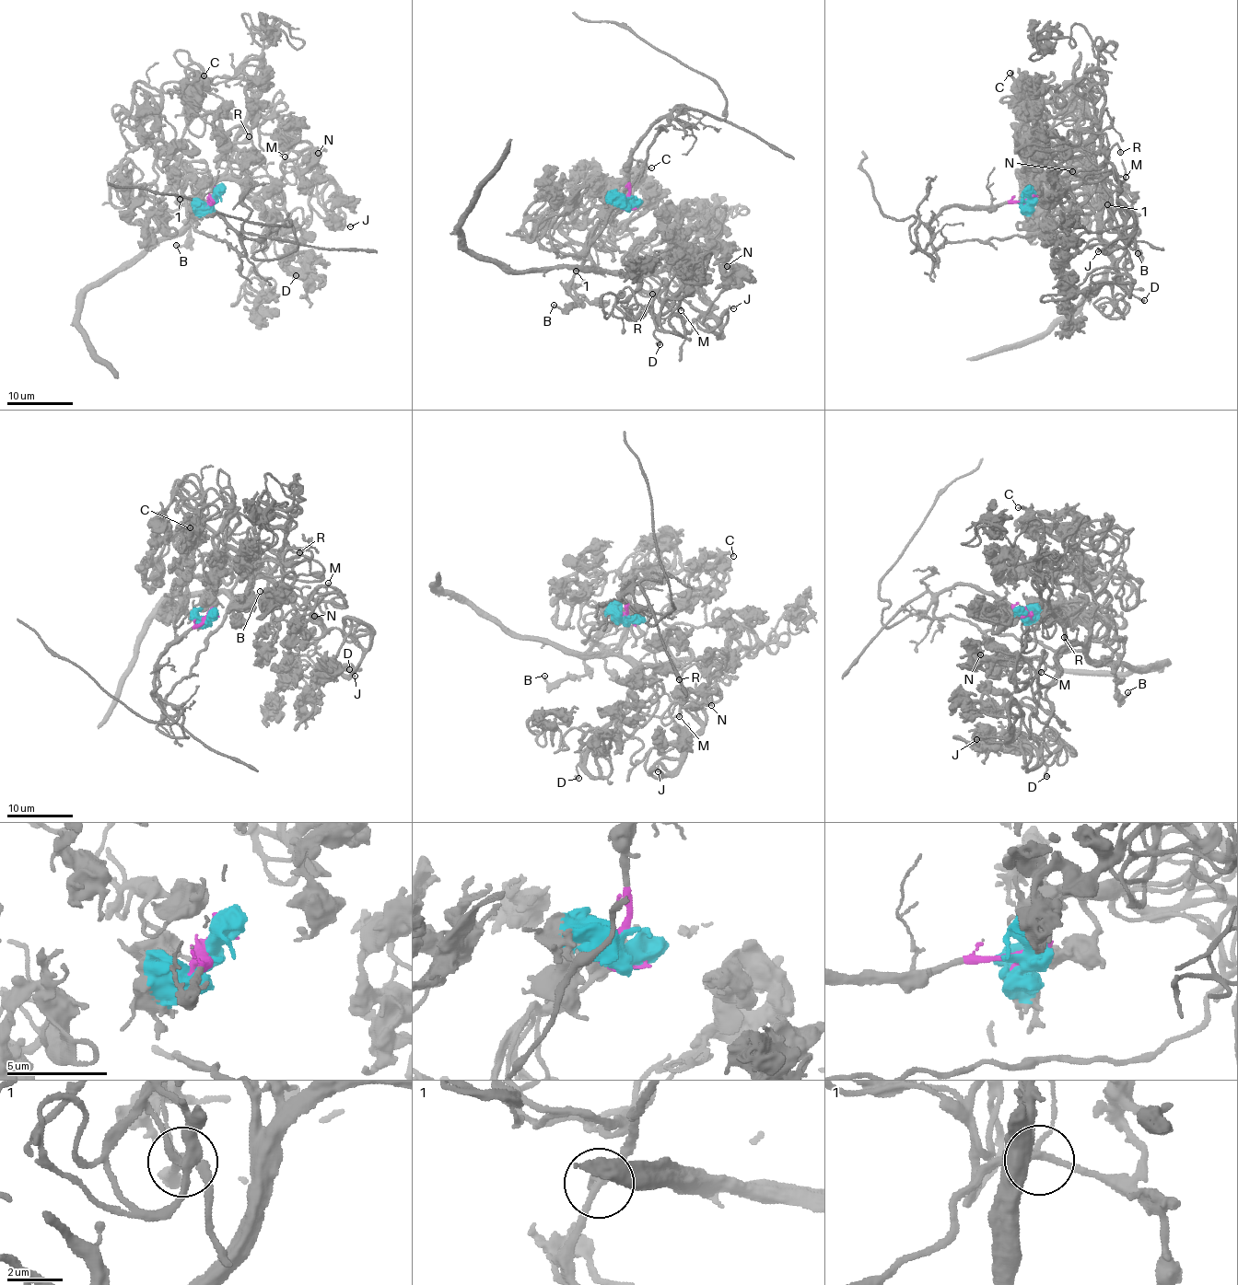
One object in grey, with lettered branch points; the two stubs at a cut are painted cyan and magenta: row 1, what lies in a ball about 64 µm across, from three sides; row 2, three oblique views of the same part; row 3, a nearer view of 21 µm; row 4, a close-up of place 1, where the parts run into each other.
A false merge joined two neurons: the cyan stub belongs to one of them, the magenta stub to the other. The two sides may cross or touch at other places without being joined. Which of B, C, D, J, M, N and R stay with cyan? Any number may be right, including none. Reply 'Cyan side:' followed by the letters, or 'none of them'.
Cyan side: C, D, J, M, N, R

